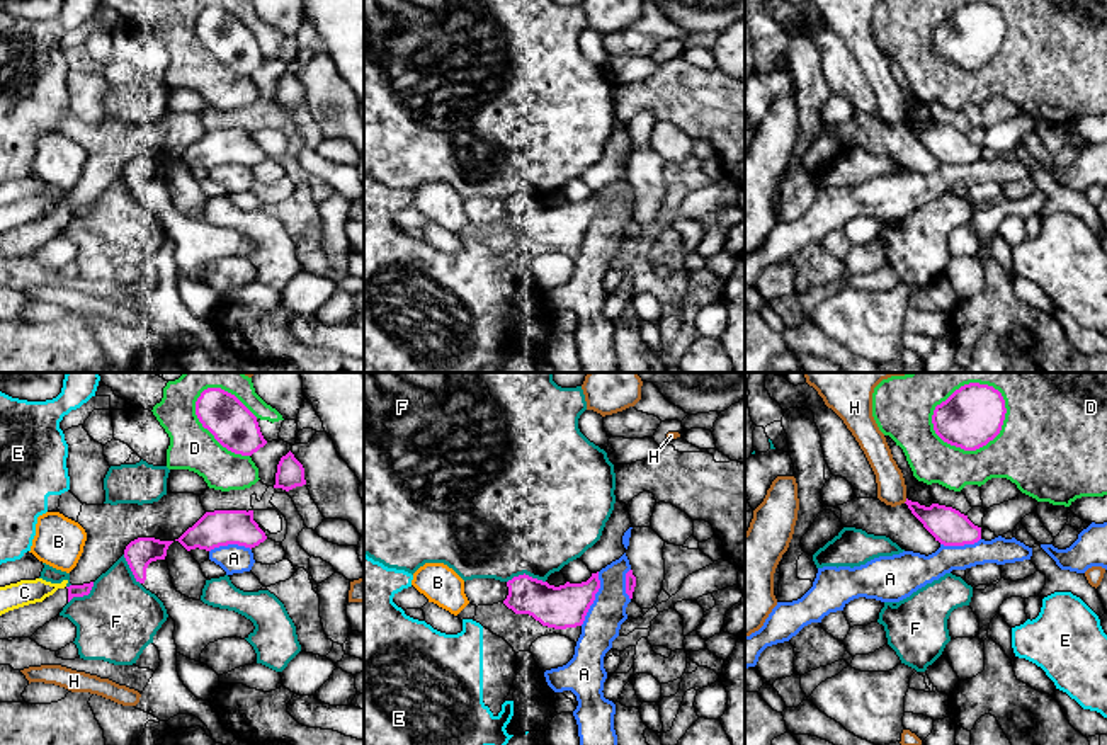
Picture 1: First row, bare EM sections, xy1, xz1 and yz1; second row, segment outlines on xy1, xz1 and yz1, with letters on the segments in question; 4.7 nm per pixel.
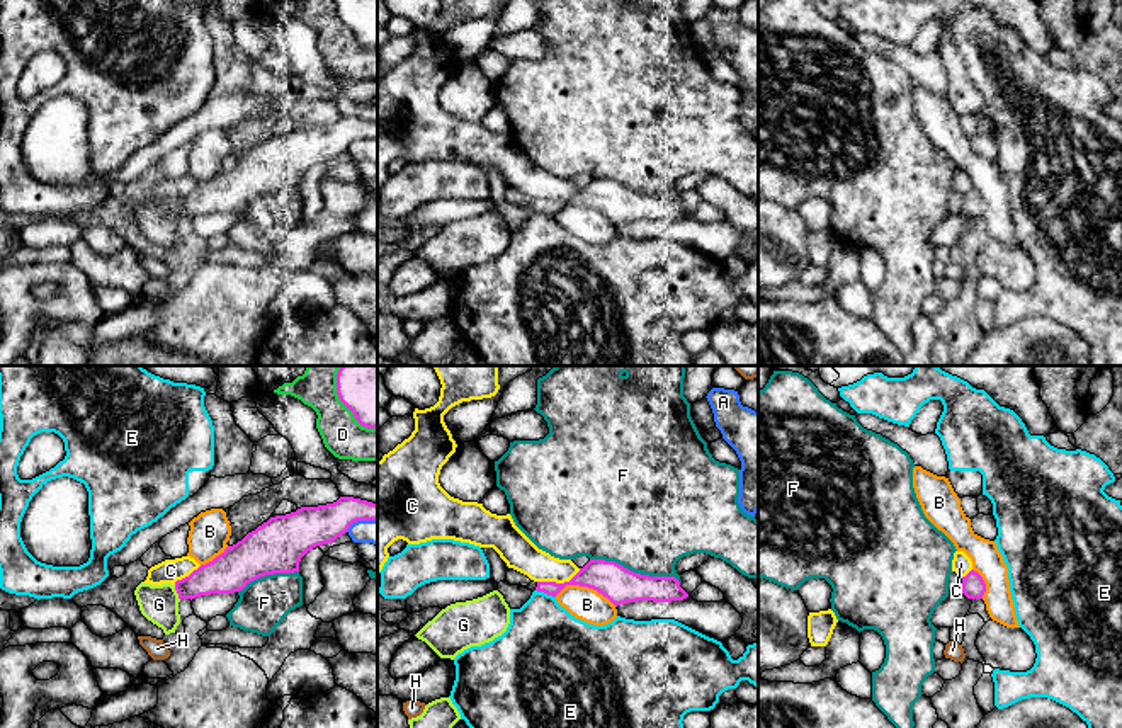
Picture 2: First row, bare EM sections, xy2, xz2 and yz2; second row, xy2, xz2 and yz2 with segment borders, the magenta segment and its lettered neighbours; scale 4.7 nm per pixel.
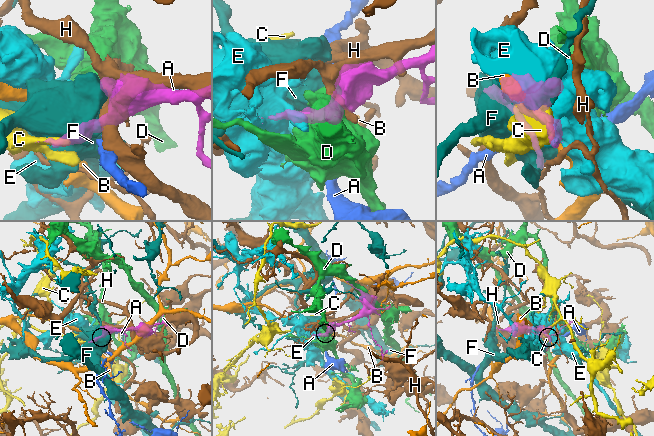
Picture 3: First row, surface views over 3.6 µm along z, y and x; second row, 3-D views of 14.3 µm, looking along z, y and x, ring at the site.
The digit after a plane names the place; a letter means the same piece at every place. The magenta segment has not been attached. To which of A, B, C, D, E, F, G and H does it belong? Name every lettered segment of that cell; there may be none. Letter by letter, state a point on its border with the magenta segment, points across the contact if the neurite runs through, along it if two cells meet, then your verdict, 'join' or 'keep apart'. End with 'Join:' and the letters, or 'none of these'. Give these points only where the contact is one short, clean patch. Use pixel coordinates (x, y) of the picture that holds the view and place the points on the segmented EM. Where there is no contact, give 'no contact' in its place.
A: meets magenta in xz1 at (594, 599); border along xz1 (599, 572), (599, 591), (580, 625); keep apart
B: meets magenta in xz2 at (585, 585); border along xz2 (555, 596), (566, 585), (587, 585), (616, 606); keep apart
C: meets magenta in xz2 at (558, 584); border along xz2 (580, 568), (563, 582), (538, 582); keep apart
D: meets magenta in yz1 at (965, 385); keep apart
E: meets magenta in xz2 at (546, 592); border along xz2 (536, 589), (555, 597); keep apart
F: meets magenta in xz2 at (633, 572); keep apart
G: meets magenta in xy2 at (177, 592); runs through xy2 (226, 574), (177, 592), (167, 596), (158, 604); join
H: meets magenta in yz1 at (907, 500); keep apart
Join: G

